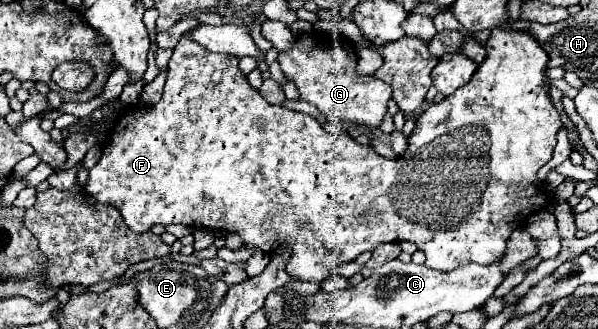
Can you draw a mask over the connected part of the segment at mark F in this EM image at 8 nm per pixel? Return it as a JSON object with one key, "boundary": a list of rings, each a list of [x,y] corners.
{"boundary":[[[495,28],[485,42],[487,56],[473,78],[443,102],[429,106],[417,118],[419,124],[407,140],[407,152],[417,158],[421,146],[433,146],[437,138],[457,134],[457,130],[465,130],[465,126],[481,126],[485,134],[489,134],[489,150],[485,150],[489,182],[485,182],[485,190],[473,198],[473,206],[461,210],[461,218],[457,218],[453,226],[413,222],[409,214],[401,214],[401,208],[393,202],[393,186],[401,182],[401,170],[405,170],[407,162],[405,156],[387,160],[377,154],[373,146],[361,146],[347,134],[327,134],[309,114],[269,104],[259,90],[247,82],[237,56],[209,52],[191,40],[191,32],[193,30],[187,30],[173,50],[159,104],[149,104],[147,110],[123,112],[109,130],[99,162],[89,170],[85,192],[103,204],[119,208],[125,224],[133,232],[149,232],[155,224],[183,224],[189,228],[237,232],[245,244],[257,246],[263,252],[273,252],[281,244],[287,244],[293,248],[287,274],[299,280],[321,282],[329,278],[339,264],[351,262],[361,252],[375,250],[383,242],[397,240],[415,242],[417,248],[425,252],[427,266],[435,270],[451,270],[465,262],[495,262],[505,252],[505,242],[519,222],[524,226],[529,214],[545,208],[551,200],[546,190],[535,184],[535,176],[537,170],[551,160],[557,132],[563,124],[549,96],[549,78],[545,76],[549,56],[525,30]]]}

